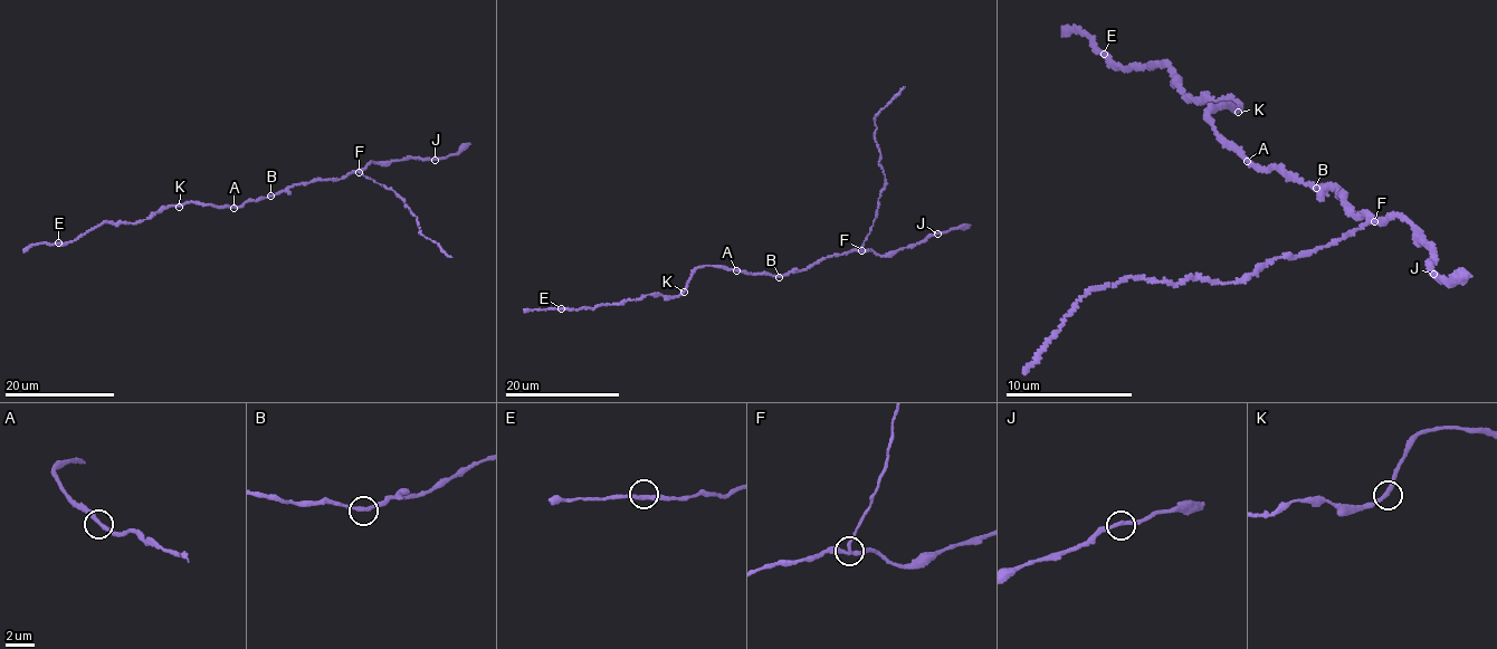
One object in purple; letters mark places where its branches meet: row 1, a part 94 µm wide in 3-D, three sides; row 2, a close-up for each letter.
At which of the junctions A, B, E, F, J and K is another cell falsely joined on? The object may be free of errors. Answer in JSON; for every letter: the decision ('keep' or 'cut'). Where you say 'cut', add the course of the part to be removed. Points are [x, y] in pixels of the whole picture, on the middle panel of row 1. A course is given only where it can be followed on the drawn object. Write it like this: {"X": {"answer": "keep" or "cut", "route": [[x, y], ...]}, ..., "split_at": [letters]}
{"A": {"answer": "keep"}, "B": {"answer": "keep"}, "E": {"answer": "keep"}, "F": {"answer": "cut", "route": [[861, 250], [876, 217], [880, 190], [886, 183], [878, 163], [875, 118], [905, 87]]}, "J": {"answer": "keep"}, "K": {"answer": "keep"}, "split_at": ["F"]}

